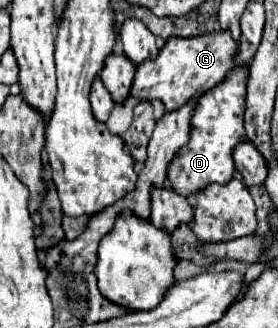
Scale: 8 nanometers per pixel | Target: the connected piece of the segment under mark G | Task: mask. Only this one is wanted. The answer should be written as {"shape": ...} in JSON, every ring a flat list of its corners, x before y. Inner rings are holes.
{"shape":[[207,32,193,38,169,38,153,62,141,62,135,72,131,96,139,100,161,100,165,108,177,110,185,106,195,94,203,94,221,84,237,66,237,42,229,32]]}

